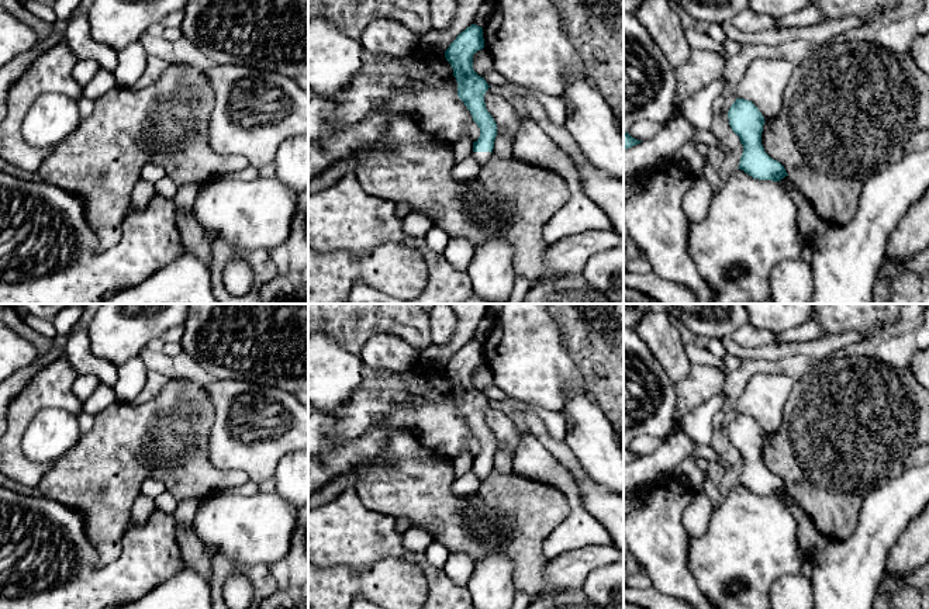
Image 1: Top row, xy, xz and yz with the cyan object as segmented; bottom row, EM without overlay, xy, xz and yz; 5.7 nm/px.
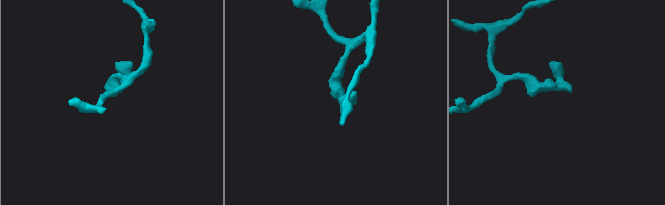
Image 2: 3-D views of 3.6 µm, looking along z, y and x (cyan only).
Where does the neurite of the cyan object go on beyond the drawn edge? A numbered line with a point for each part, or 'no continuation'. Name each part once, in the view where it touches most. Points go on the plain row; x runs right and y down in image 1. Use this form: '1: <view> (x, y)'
1: xz (482, 473)

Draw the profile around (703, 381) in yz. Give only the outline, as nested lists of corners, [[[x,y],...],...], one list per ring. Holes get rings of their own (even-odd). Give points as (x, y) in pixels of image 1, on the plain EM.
[[[693,364],[687,377],[674,384],[677,395],[674,422],[680,423],[684,415],[721,392],[725,380],[726,374],[714,366]]]

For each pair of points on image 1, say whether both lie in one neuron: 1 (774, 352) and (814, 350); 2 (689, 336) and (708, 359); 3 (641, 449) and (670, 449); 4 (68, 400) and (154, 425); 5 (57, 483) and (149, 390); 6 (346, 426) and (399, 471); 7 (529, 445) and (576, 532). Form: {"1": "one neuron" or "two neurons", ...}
{"1": "one neuron", "2": "two neurons", "3": "two neurons", "4": "two neurons", "5": "two neurons", "6": "two neurons", "7": "one neuron"}

